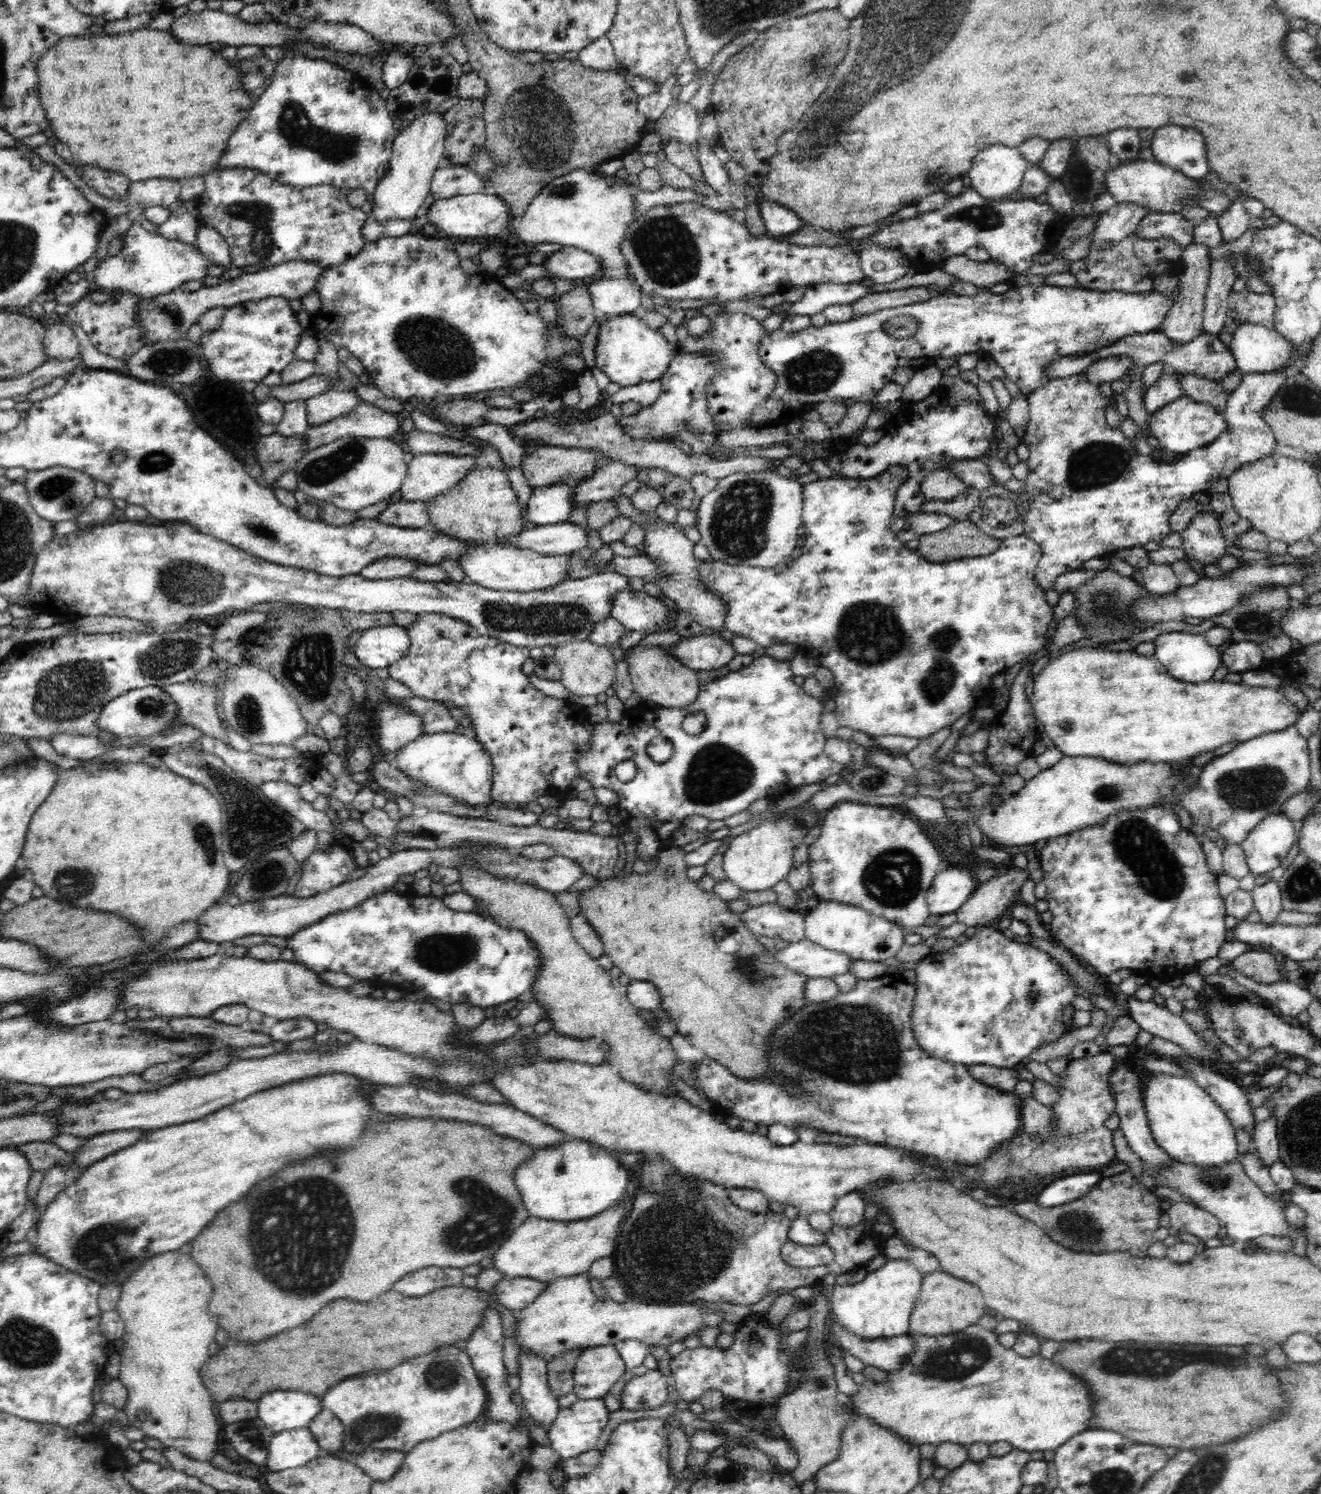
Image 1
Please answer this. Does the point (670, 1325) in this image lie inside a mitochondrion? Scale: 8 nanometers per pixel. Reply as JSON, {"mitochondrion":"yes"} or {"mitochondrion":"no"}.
{"mitochondrion":"no"}

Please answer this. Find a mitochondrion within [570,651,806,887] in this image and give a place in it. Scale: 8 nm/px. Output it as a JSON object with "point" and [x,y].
{"point":[717,773]}

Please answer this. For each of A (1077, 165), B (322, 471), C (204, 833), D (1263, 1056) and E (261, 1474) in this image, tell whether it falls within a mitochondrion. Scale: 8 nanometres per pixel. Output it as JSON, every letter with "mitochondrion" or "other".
{"A":"mitochondrion","B":"mitochondrion","C":"mitochondrion","D":"other","E":"other"}

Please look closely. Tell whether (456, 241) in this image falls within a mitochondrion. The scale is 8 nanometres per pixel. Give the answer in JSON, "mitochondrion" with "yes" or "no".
{"mitochondrion":"no"}

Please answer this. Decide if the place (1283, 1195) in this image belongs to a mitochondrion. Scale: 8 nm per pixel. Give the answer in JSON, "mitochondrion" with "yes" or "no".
{"mitochondrion":"no"}

